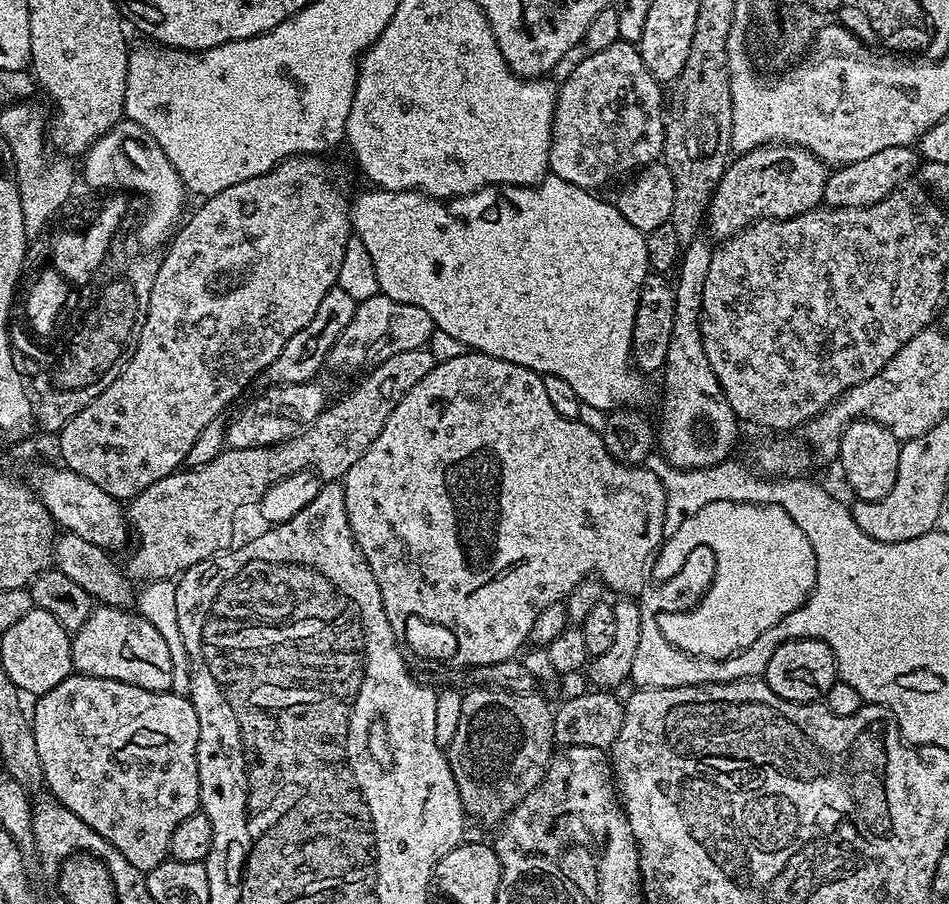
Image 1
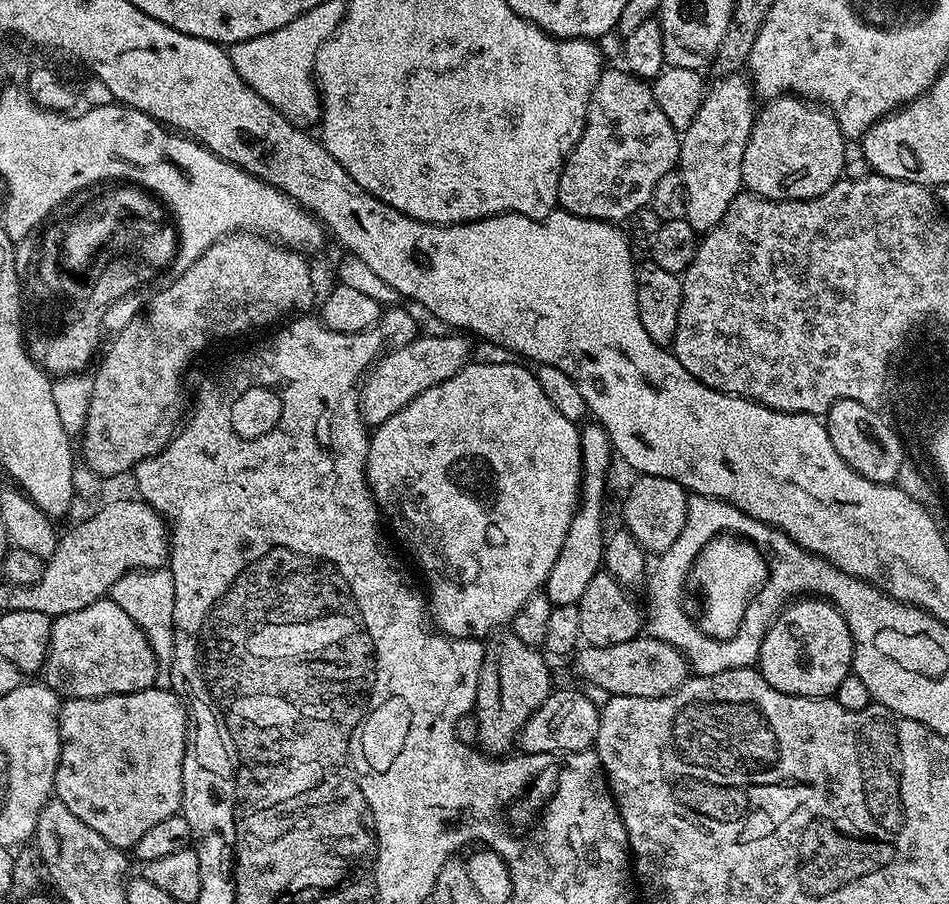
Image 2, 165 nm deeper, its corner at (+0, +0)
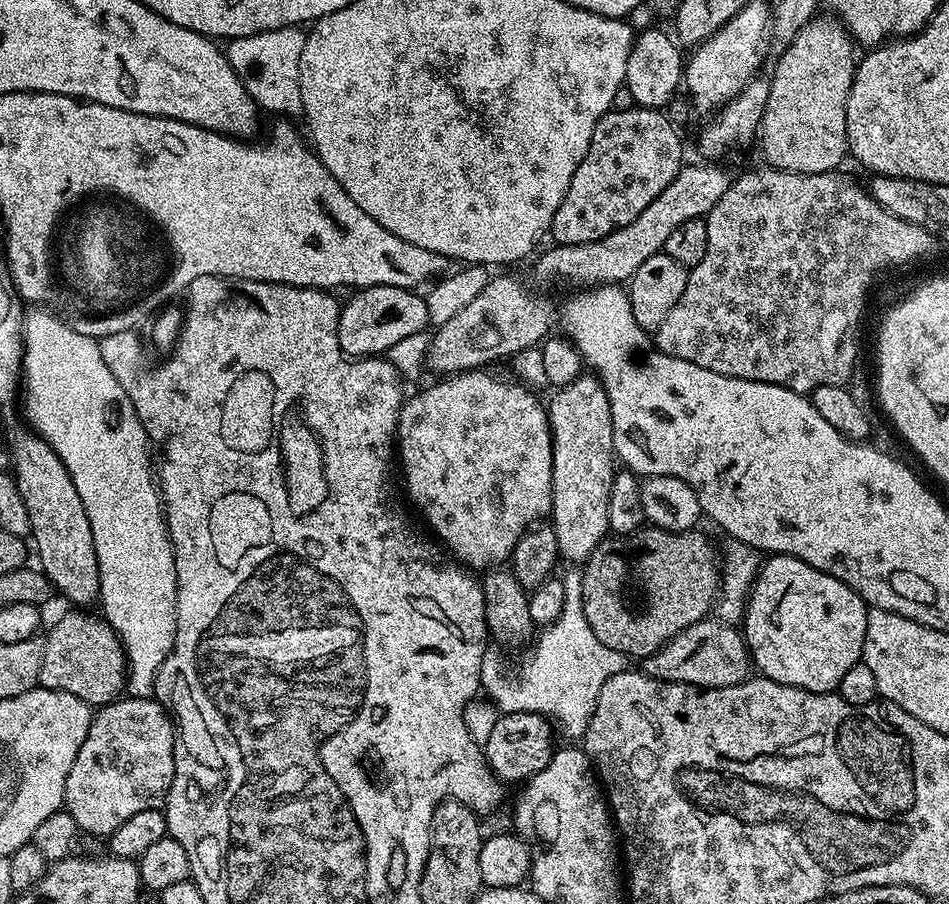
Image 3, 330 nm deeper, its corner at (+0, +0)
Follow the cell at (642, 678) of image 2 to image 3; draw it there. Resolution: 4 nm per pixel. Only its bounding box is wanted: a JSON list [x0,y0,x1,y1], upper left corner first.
[642,618,750,688]

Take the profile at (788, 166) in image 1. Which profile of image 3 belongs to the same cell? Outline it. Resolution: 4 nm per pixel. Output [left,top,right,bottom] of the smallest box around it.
[758,19,858,174]

